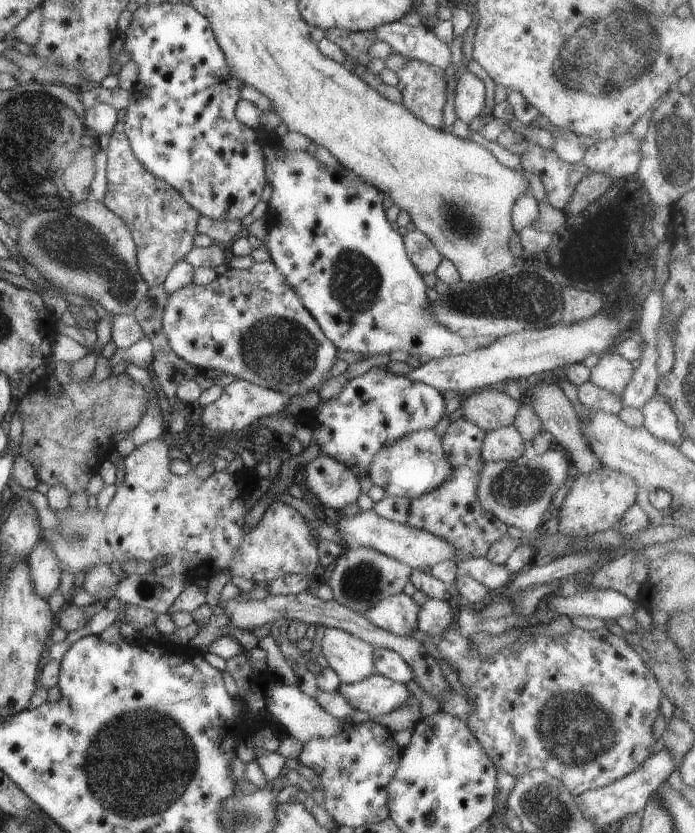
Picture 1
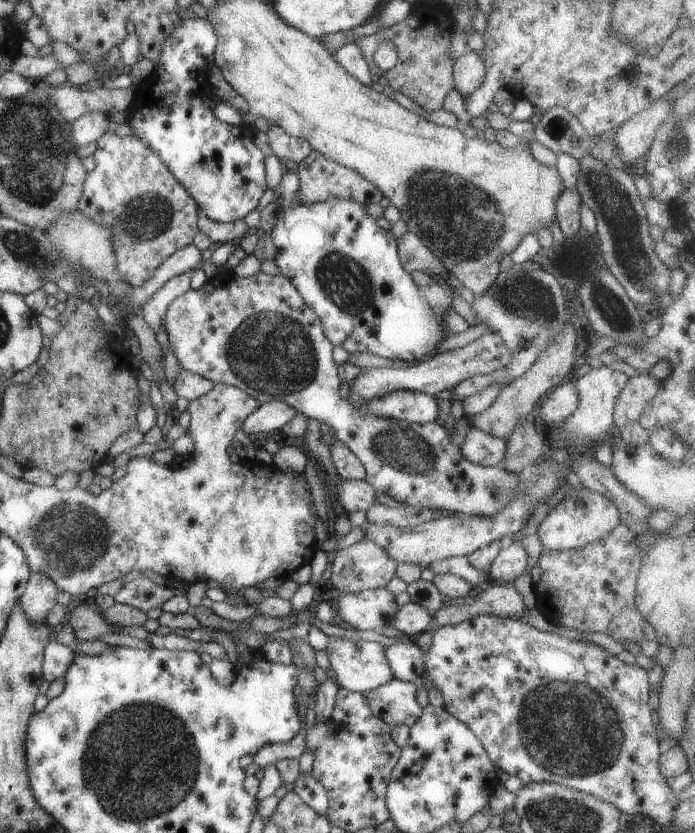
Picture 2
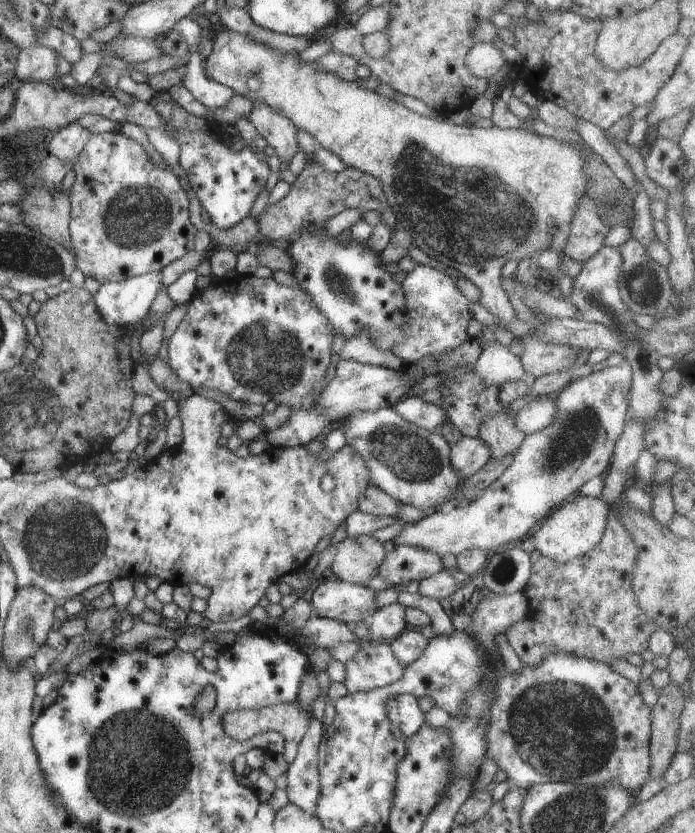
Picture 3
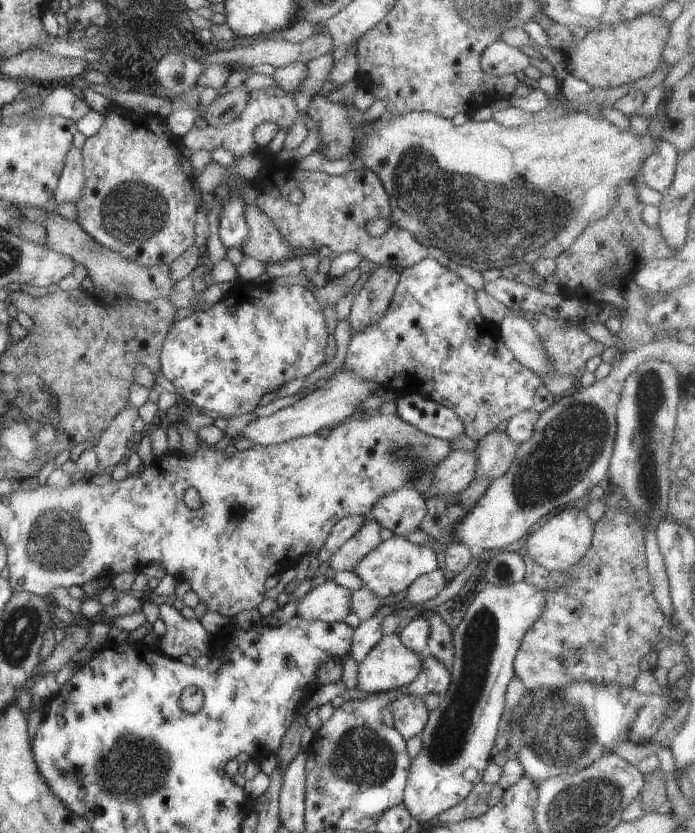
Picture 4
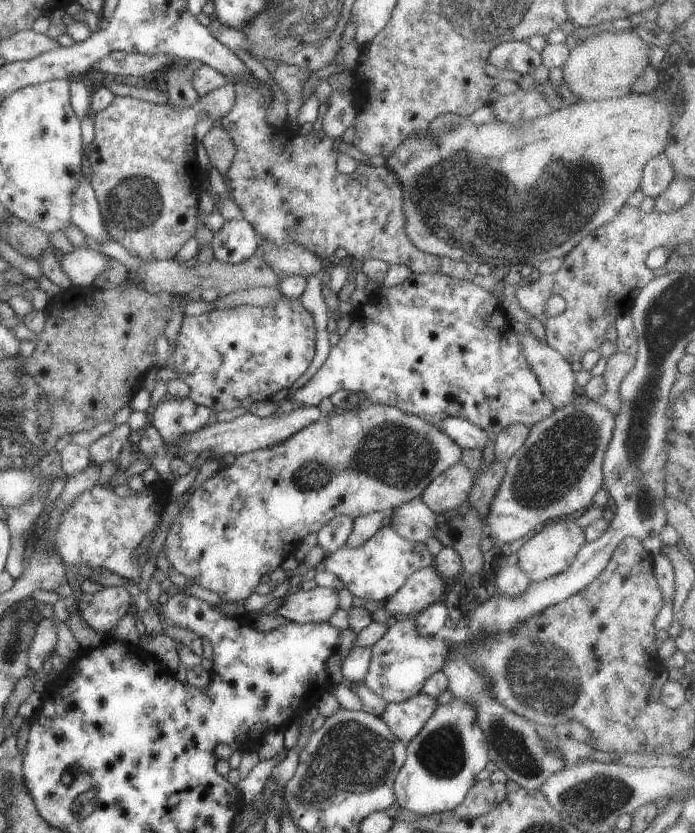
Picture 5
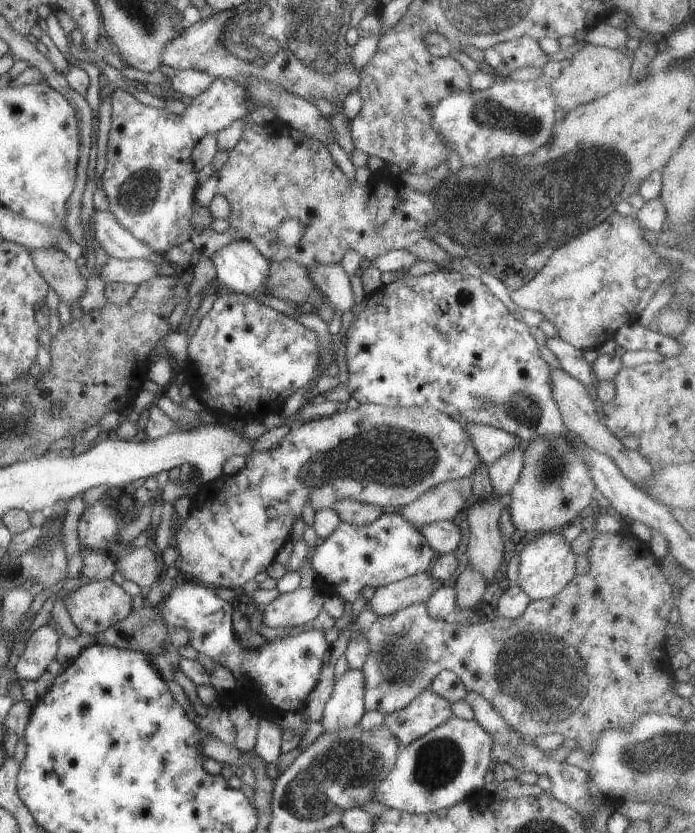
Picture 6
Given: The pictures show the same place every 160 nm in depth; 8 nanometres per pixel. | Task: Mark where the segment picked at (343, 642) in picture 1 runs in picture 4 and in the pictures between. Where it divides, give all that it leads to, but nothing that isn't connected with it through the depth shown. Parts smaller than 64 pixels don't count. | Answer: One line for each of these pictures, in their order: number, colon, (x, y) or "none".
2: (359, 666)
3: (374, 665)
4: (388, 665)

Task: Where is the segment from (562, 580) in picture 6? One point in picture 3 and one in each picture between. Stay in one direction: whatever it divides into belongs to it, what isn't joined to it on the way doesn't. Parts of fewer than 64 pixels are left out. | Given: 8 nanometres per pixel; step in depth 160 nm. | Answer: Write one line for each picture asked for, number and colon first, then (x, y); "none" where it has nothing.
3: (573, 529)
4: (561, 541)
5: (552, 548)

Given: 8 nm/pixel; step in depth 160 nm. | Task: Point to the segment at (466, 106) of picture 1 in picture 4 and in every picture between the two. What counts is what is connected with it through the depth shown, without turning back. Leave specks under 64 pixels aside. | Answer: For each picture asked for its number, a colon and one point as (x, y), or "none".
2: (468, 71)
3: (483, 60)
4: (498, 59)

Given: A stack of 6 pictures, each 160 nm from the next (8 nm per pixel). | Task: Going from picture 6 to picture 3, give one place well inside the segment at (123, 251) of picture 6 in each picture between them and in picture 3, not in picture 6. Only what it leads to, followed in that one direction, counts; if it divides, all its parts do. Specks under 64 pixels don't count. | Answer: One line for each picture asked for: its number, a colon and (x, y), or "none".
3: (66, 144)
4: (68, 188)
5: (84, 213)

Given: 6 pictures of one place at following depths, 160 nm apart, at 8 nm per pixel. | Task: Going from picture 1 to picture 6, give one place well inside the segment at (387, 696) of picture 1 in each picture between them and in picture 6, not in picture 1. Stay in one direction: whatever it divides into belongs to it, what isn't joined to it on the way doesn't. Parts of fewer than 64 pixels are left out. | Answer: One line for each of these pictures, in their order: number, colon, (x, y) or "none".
2: (394, 702)
3: (402, 710)
4: (409, 714)
5: (405, 718)
6: (427, 710)

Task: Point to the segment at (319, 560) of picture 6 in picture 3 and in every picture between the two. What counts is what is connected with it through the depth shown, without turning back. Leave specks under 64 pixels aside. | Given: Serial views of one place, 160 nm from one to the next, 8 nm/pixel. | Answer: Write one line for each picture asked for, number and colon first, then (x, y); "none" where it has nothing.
3: (402, 564)
4: (393, 564)
5: (375, 570)

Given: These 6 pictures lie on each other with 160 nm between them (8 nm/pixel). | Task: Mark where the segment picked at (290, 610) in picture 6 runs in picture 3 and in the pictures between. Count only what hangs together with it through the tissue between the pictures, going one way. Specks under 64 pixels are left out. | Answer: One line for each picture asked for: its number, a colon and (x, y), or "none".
3: (334, 599)
4: (328, 602)
5: (315, 605)

